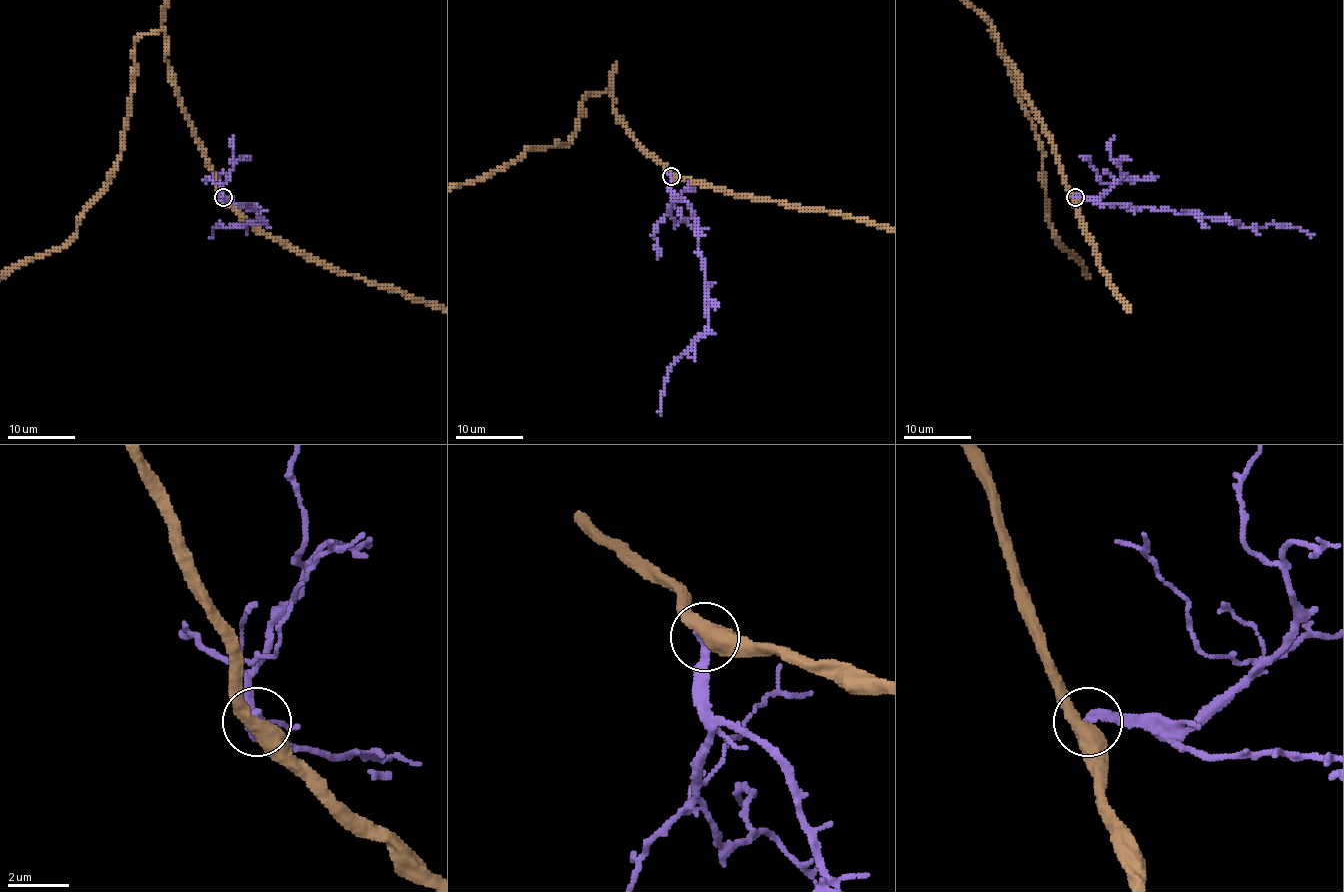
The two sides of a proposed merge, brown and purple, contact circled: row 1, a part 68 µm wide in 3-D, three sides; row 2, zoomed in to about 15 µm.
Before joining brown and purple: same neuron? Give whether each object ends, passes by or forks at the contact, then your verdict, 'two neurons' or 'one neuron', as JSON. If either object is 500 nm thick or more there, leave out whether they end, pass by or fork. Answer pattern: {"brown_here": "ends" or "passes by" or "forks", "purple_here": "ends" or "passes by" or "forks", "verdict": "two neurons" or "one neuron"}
{"brown_here": "passes by", "purple_here": "ends", "verdict": "two neurons"}

